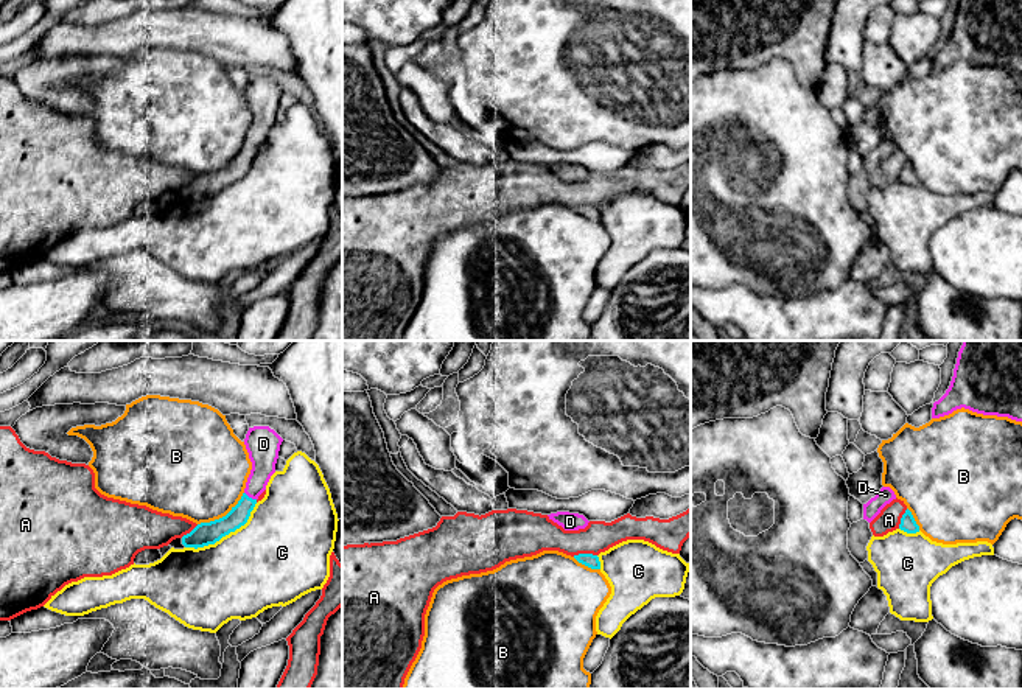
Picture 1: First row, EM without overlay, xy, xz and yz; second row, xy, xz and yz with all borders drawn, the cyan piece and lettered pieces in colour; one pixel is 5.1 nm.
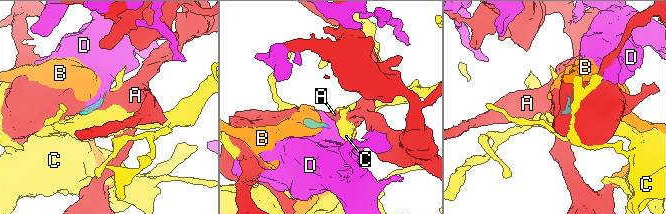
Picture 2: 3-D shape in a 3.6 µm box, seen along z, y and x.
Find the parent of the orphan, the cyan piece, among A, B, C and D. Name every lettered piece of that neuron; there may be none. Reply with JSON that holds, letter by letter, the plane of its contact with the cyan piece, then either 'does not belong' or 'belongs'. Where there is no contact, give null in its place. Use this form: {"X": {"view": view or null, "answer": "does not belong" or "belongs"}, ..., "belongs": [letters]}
{"A": {"view": "xz", "answer": "does not belong"}, "B": {"view": "xy", "answer": "does not belong"}, "C": {"view": "xy", "answer": "does not belong"}, "D": {"view": "xy", "answer": "belongs"}, "belongs": ["D"]}

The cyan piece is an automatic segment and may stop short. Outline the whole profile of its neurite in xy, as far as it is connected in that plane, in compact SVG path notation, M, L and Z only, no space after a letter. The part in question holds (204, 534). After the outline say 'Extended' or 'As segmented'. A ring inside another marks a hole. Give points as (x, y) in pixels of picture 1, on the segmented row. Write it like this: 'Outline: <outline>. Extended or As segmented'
Outline: M269 426L249 428L244 445L252 470L241 499L226 516L201 523L190 533L184 535L182 544L185 547L198 549L215 544L247 523L258 496L266 490L271 476L275 473L282 442L283 439Z. Extended

